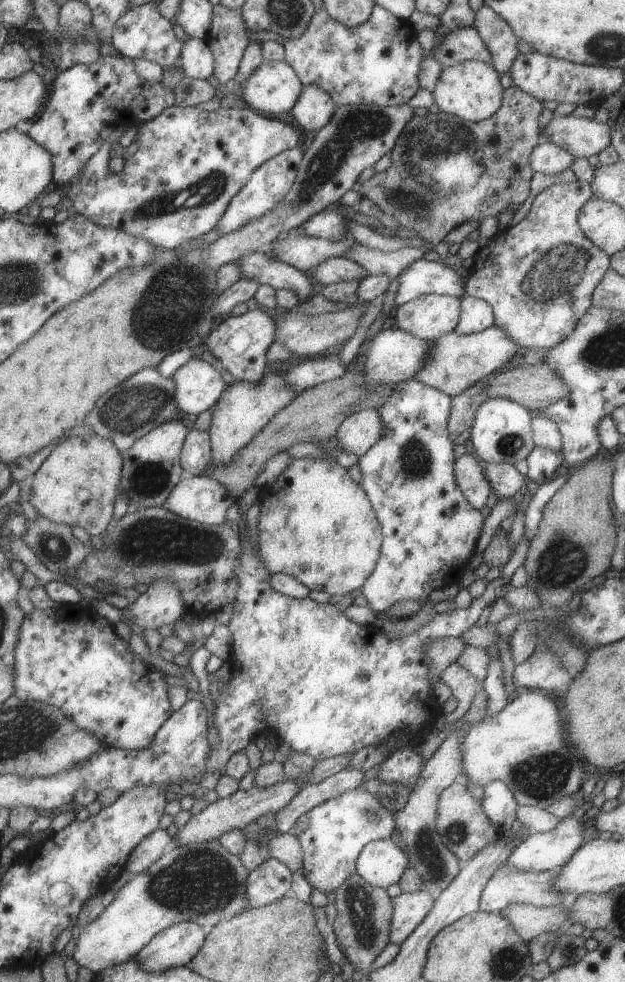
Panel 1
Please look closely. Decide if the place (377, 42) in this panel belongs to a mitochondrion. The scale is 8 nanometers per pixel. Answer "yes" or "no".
no

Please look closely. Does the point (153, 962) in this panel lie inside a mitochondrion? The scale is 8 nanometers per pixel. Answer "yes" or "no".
no

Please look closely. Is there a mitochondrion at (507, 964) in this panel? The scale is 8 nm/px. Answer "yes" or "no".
yes

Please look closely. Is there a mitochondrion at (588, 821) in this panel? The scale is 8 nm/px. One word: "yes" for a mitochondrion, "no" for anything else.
no

